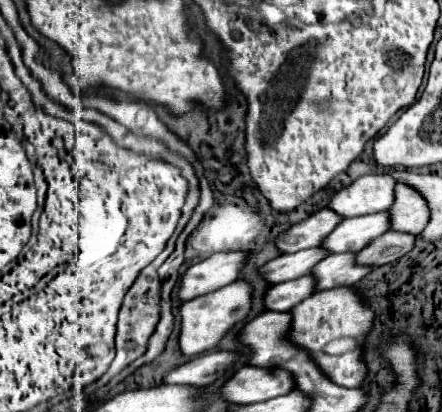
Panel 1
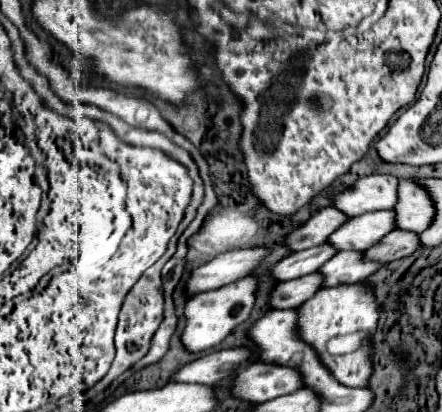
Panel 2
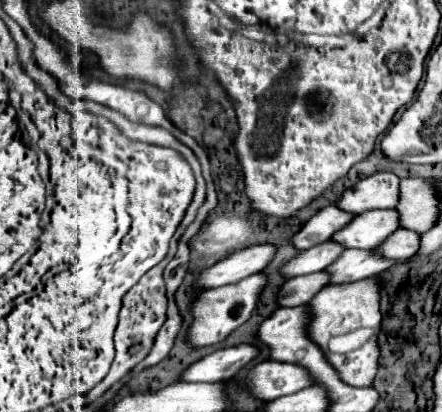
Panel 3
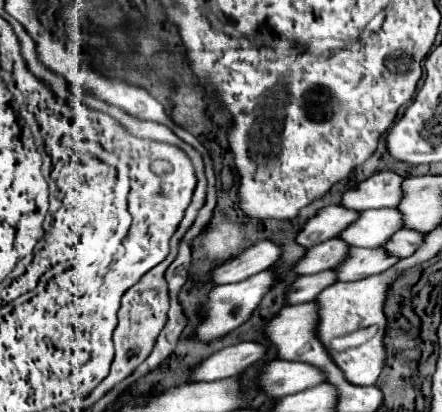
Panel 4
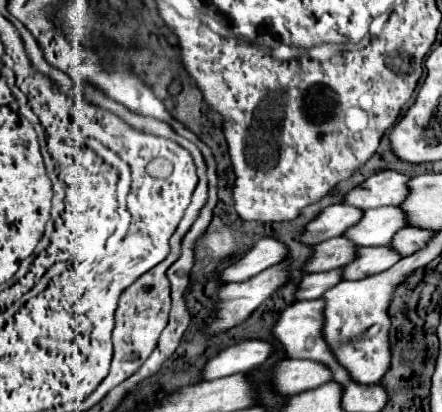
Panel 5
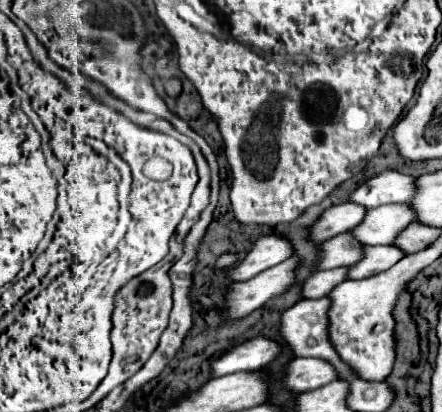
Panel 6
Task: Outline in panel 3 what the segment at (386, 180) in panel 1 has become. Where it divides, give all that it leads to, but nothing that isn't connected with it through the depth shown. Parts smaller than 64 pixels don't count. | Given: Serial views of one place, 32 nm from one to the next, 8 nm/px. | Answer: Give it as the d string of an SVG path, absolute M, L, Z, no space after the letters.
M376 172L348 188L338 202L338 208L344 208L352 214L362 214L376 208L396 208L398 200L400 178L392 172Z

